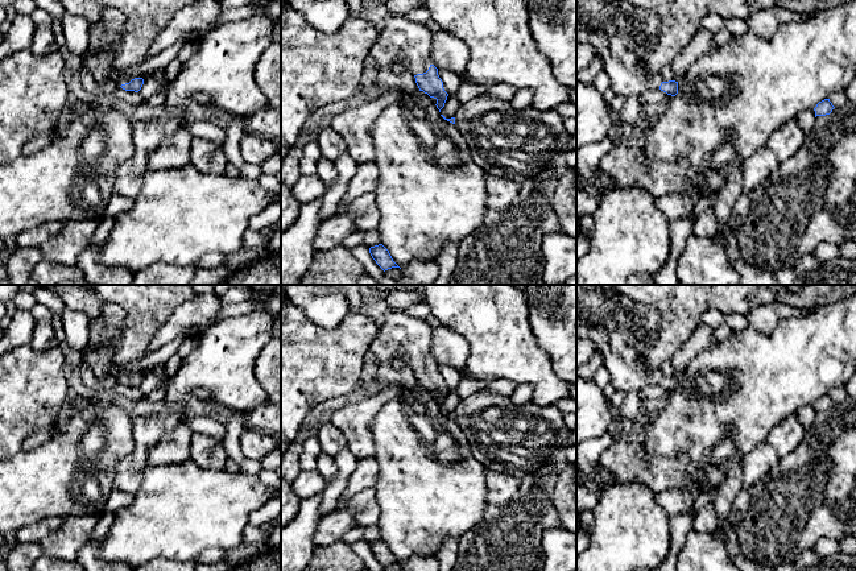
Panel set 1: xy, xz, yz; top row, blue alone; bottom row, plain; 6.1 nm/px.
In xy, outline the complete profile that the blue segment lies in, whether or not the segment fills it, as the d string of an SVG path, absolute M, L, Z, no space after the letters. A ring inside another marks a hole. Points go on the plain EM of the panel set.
M135 373L135 375L115 375L117 378L117 382L121 382L125 386L135 386L138 388L144 380L144 375L142 373Z

